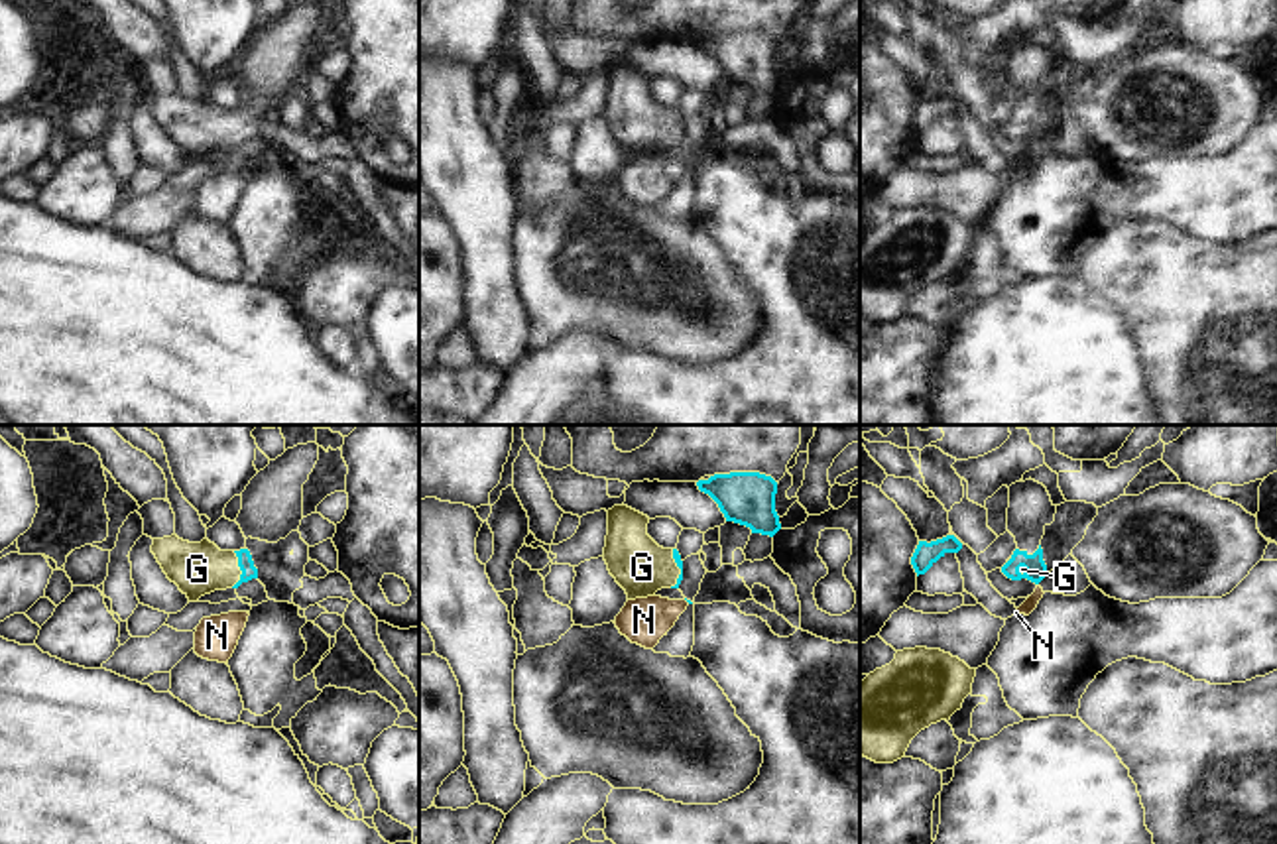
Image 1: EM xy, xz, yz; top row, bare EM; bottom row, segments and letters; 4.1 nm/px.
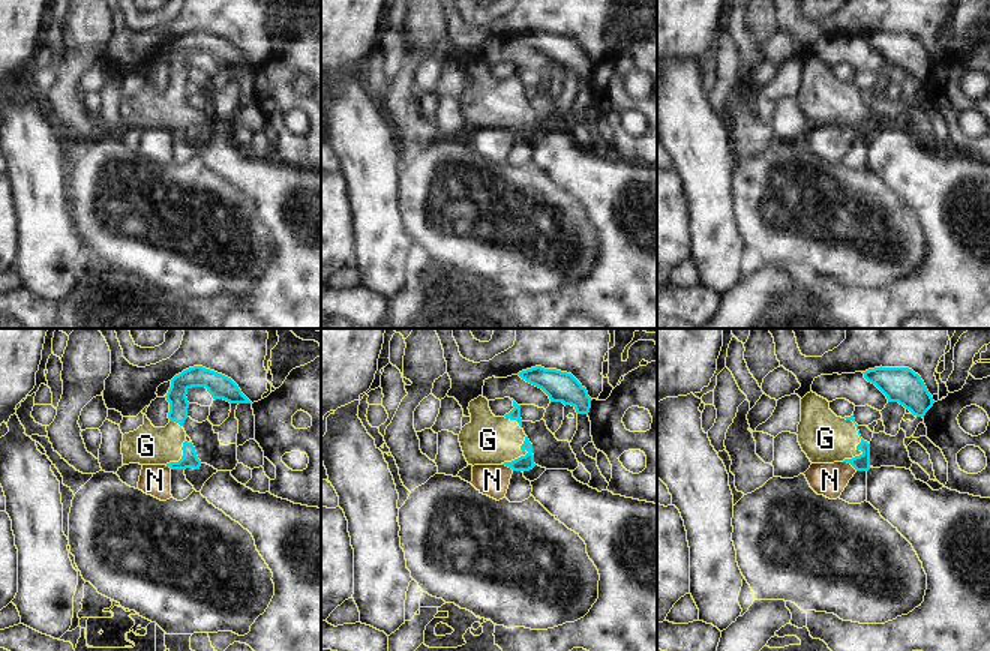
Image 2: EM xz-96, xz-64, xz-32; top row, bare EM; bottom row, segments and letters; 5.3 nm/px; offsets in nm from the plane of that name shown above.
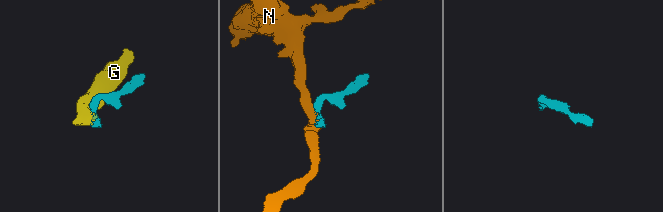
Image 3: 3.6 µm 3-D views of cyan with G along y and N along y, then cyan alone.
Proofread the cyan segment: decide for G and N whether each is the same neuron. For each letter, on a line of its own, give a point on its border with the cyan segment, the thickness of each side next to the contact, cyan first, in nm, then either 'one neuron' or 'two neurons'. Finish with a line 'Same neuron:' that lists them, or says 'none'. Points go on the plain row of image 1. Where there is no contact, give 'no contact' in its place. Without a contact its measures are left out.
G: contact xy (241, 128); calibres 60 and 220 nm; one neuron
N: contact xz (687, 160); calibres 20 and 190 nm; two neurons
Same neuron: G

